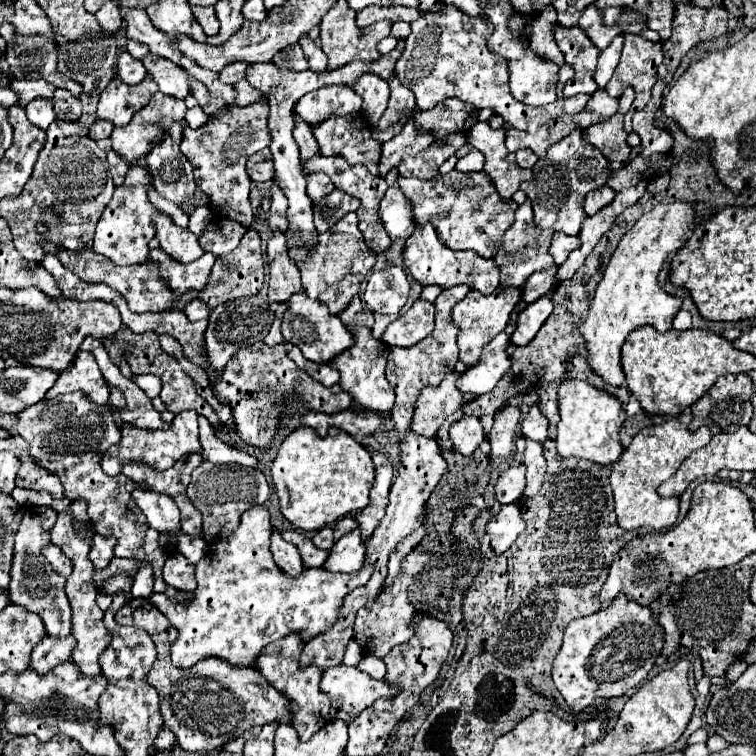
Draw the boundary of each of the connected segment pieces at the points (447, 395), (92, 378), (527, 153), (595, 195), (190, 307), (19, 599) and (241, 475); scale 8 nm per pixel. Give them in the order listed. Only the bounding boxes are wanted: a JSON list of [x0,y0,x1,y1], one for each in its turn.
[[410,373,464,437],[46,351,110,405],[516,149,538,169],[584,185,614,215],[182,299,210,321],[10,507,72,637],[188,461,270,539]]

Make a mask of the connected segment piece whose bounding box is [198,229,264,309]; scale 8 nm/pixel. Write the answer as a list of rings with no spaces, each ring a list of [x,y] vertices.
[[[248,229],[248,233],[242,237],[238,249],[216,259],[210,279],[208,279],[206,287],[198,293],[198,297],[208,305],[208,309],[214,309],[216,305],[226,303],[230,299],[256,295],[262,289],[262,283],[264,283],[264,259],[262,259],[260,235],[254,229]]]

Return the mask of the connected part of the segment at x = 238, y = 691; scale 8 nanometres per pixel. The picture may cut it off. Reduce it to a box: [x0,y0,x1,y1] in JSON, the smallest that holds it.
[116,599,290,751]

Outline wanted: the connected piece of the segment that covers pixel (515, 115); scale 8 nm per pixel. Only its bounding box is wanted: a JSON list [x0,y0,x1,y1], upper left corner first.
[396,5,590,133]

